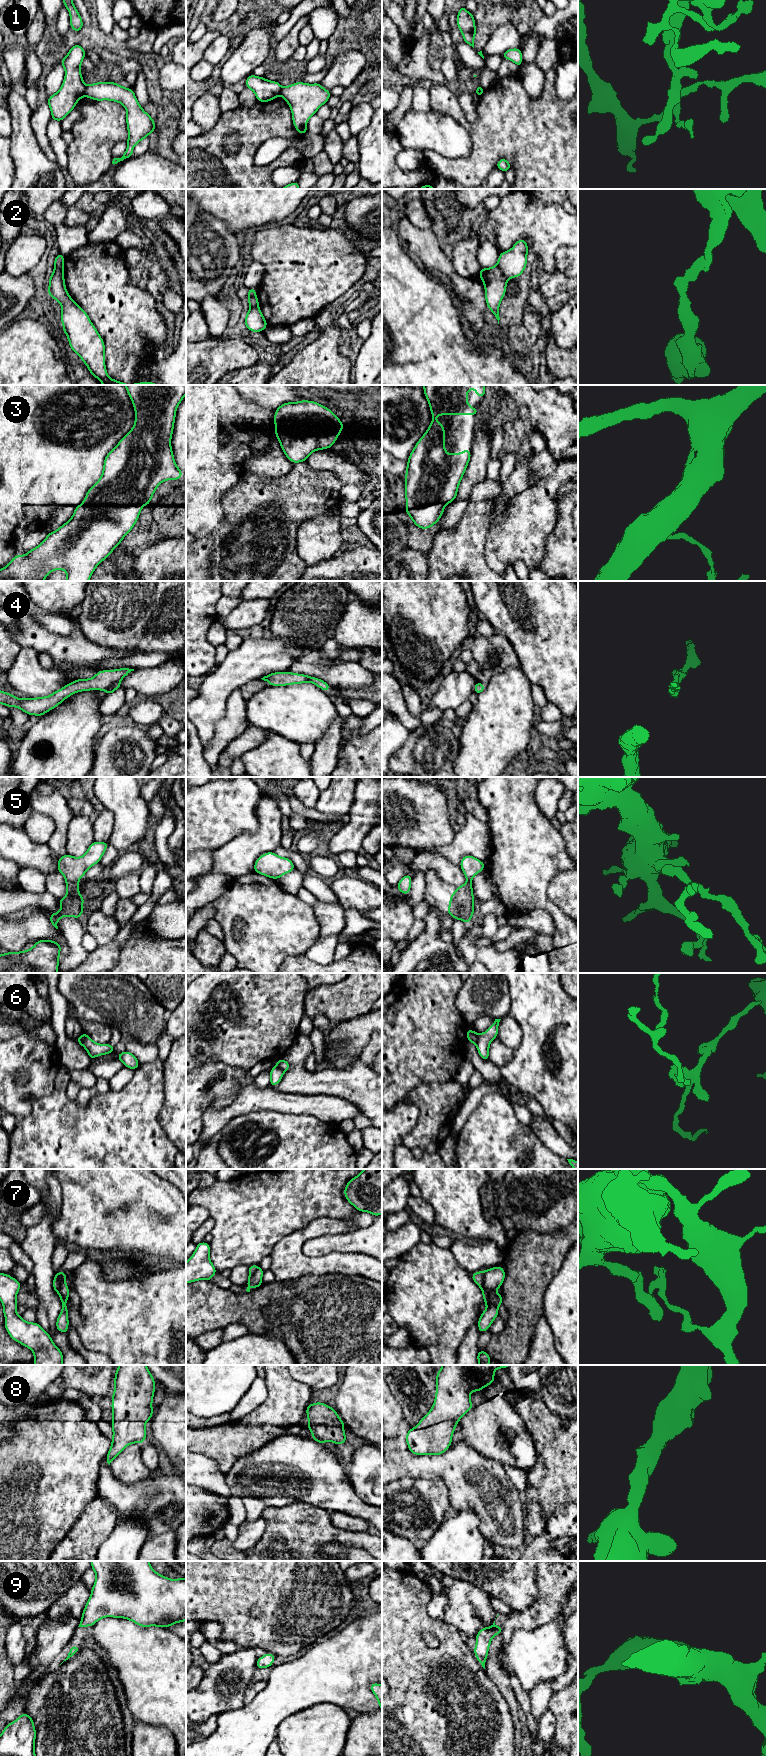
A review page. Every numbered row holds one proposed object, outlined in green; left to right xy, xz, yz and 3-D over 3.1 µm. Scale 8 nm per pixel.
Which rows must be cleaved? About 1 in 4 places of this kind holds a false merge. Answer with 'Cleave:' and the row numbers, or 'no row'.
Cleave: 2, 6, 7

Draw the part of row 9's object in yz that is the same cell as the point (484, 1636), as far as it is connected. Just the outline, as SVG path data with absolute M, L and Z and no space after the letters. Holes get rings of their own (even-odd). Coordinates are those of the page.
M494 1621L492 1626L480 1629L476 1635L476 1646L473 1652L484 1669L491 1640L501 1633L502 1626L496 1626Z

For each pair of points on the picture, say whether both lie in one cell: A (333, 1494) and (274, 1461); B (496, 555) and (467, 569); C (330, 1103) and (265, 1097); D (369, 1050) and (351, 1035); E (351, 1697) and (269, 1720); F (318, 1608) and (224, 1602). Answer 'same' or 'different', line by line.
A: same
B: different
C: same
D: different
E: same
F: same

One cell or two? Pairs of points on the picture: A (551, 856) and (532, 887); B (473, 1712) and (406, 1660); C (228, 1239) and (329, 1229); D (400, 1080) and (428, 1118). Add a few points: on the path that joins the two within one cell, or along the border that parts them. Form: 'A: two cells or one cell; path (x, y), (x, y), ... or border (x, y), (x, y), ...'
A: one cell; path (543, 864), (532, 875), (532, 879)
B: one cell; path (456, 1706), (446, 1696), (442, 1696), (423, 1677)
C: two cells; border (311, 1222), (285, 1235), (273, 1249)
D: two cells; border (431, 1082), (414, 1086), (403, 1098)

